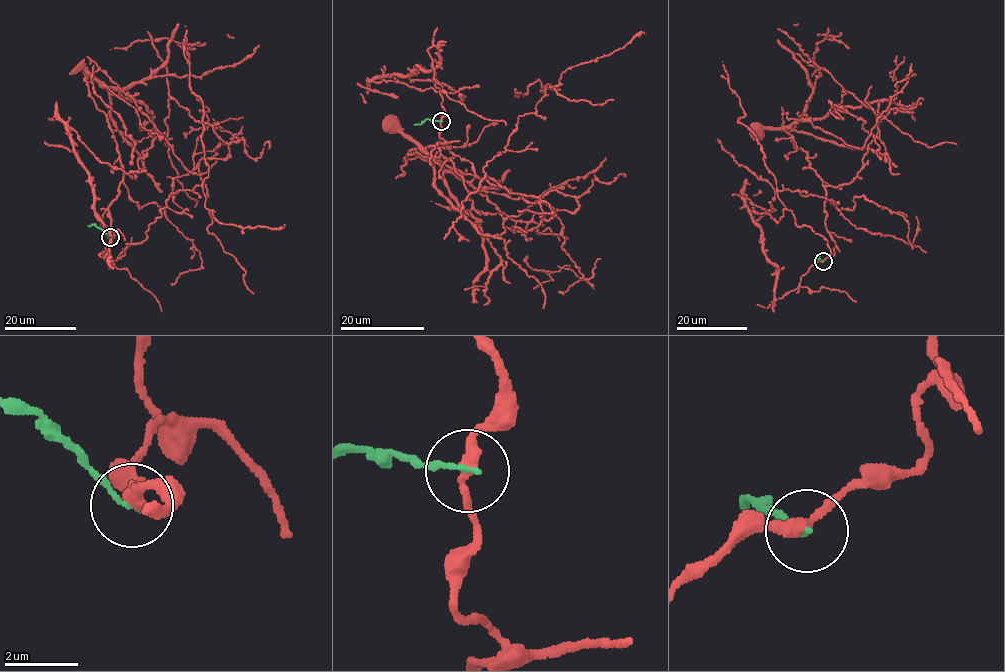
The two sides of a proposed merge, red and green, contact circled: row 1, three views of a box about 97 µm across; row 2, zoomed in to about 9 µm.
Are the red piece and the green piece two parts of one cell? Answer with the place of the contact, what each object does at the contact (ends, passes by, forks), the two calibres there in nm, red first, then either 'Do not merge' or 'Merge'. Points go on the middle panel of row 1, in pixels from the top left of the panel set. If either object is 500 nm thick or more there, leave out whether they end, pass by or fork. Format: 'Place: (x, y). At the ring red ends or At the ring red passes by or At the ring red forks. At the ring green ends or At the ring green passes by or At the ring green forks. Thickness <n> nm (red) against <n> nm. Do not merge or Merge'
Place: (441, 121). At the ring red passes by. At the ring green ends. Thickness 300 nm (red) against 140 nm. Do not merge

